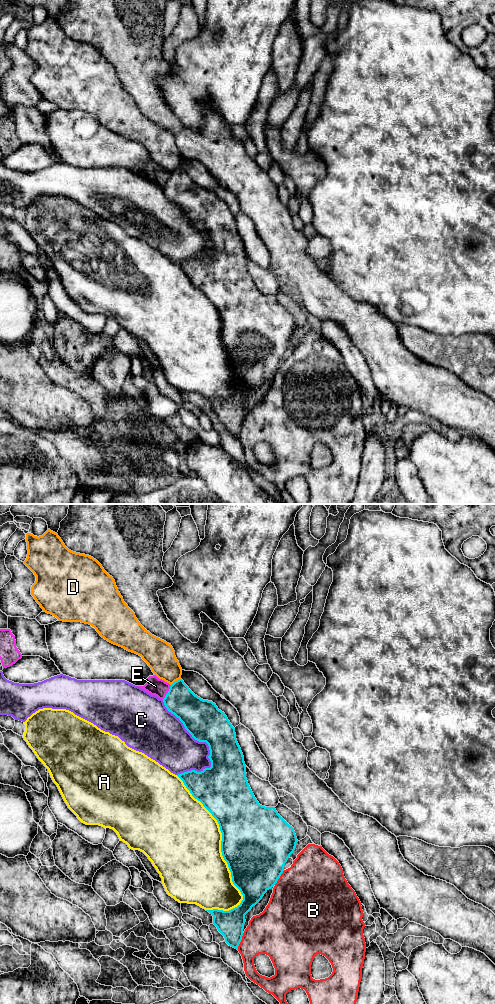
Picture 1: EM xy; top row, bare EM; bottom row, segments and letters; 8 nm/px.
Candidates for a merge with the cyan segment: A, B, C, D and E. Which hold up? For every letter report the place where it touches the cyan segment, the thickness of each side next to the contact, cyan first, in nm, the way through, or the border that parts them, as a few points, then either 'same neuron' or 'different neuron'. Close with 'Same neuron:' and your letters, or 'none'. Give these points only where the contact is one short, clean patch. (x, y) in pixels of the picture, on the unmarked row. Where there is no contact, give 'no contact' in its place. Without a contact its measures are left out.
A: meets cyan in xy at (221, 332); 500 nm thick on the cyan side, 500 nm on the other; different neuron
B: meets cyan in xy at (240, 429); 220 nm thick on the cyan side, 340 nm on the other; different neuron
C: meets cyan in xy at (193, 225); 300 nm thick on the cyan side, 380 nm on the other; different neuron
D: meets cyan in xy at (175, 169); 240 nm thick on the cyan side, 240 nm on the other; border along xy (180, 166), (171, 173); different neuron
E: meets cyan in xy at (168, 180); 240 nm thick on the cyan side, 140 nm on the other; different neuron
Same neuron: none

